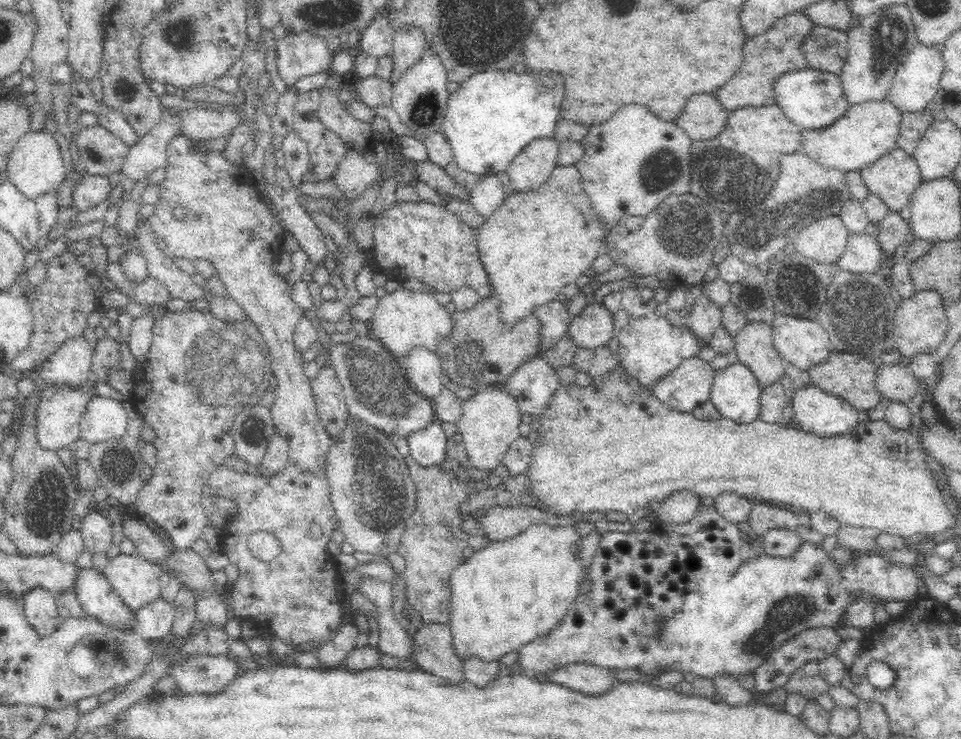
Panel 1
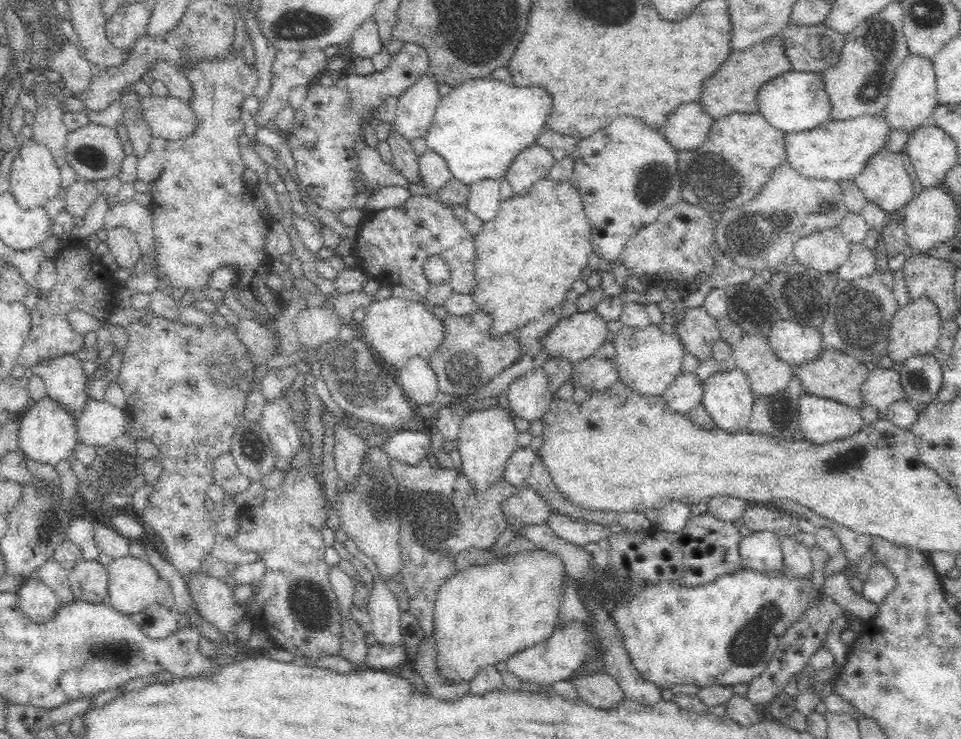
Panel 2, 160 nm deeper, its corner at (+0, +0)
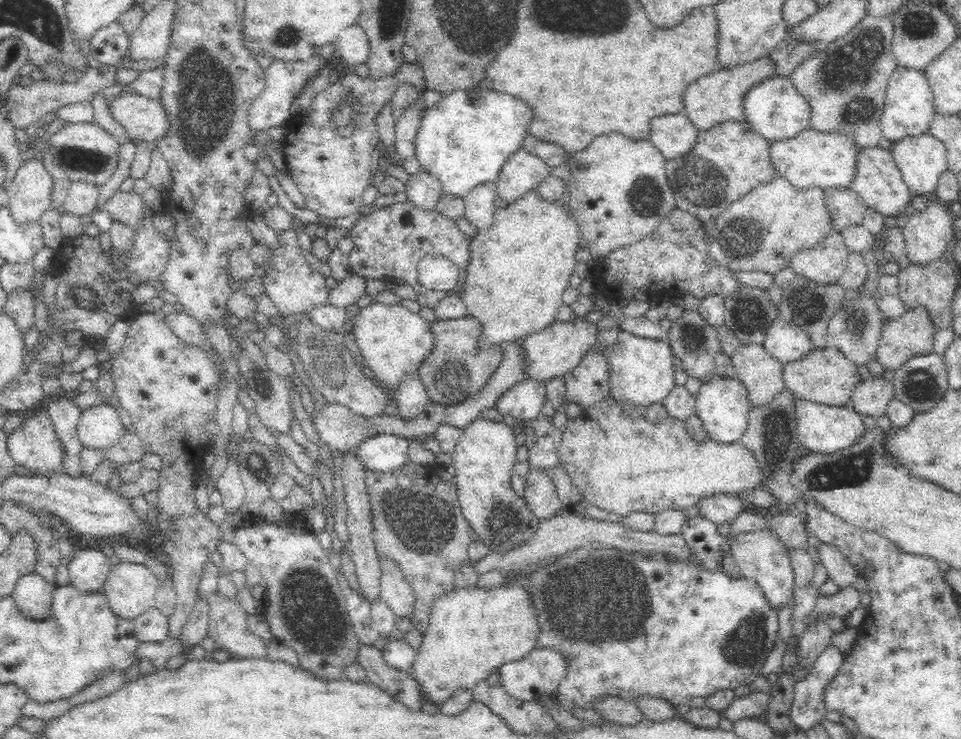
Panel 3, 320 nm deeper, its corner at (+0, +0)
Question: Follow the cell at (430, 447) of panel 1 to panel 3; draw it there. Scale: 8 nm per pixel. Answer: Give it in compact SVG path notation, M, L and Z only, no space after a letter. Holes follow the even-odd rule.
M392 433L367 438L356 451L368 469L380 472L399 470L409 459L408 438Z

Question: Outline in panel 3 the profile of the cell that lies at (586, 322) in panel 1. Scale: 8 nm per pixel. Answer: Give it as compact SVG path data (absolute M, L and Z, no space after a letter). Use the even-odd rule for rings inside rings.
M576 316L570 322L552 322L546 329L528 334L524 337L523 349L527 352L531 369L527 376L544 381L552 376L565 375L582 362L589 350L599 348L598 324L586 320L586 316Z

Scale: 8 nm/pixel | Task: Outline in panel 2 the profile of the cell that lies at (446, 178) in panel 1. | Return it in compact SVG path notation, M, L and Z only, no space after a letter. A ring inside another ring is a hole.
M398 132L392 133L387 138L387 142L391 147L393 164L395 164L399 173L406 177L410 183L425 185L426 181L424 181L420 172L419 156L414 152L412 142Z

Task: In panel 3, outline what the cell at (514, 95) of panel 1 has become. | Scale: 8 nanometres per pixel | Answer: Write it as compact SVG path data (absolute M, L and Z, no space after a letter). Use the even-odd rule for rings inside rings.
M478 84L472 88L458 88L443 95L439 102L426 111L415 138L414 154L417 155L421 166L440 177L445 193L465 198L478 184L497 183L504 163L522 147L522 141L530 134L530 127L536 115L536 107L532 106L531 102L516 98L514 94L482 88Z

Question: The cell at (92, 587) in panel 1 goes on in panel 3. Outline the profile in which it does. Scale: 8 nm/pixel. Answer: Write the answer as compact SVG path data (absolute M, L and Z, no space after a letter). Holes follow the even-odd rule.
M94 549L76 550L69 562L71 585L81 593L100 593L108 578L111 563Z

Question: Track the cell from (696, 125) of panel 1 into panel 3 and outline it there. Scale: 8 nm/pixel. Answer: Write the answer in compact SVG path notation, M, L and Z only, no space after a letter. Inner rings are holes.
M684 110L653 118L651 125L652 132L649 139L667 159L678 158L692 150L701 132Z

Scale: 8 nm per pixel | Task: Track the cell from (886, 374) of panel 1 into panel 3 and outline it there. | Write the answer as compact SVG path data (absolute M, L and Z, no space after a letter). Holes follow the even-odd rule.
M870 375L862 380L851 394L852 407L856 412L874 418L887 414L892 399L896 398L896 389L885 377Z

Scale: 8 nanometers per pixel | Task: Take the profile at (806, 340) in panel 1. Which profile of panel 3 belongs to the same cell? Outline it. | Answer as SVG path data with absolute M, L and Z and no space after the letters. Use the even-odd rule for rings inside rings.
M780 318L766 332L763 345L782 363L799 361L815 348L812 339L802 328L787 324Z

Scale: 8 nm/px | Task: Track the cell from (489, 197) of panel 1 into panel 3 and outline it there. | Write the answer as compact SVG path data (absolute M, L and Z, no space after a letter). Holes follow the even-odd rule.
M486 182L474 186L465 197L465 218L480 229L488 229L495 220L498 184Z

